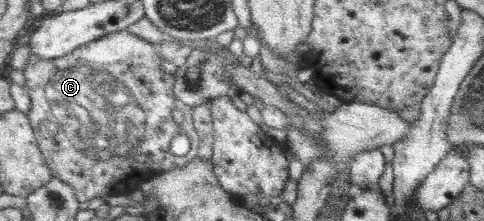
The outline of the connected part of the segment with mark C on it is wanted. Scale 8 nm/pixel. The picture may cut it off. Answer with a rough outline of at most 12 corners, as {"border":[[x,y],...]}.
{"border":[[129,30],[25,67],[28,116],[82,202],[199,155],[171,141],[177,76]]}

